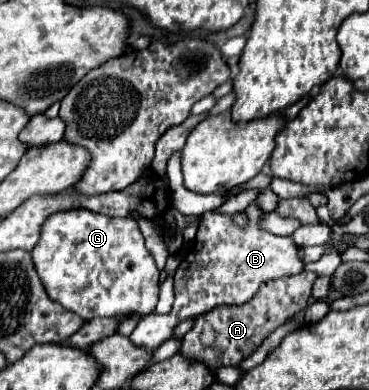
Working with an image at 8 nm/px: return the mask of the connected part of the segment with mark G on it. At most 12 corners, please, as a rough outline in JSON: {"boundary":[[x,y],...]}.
{"boundary":[[55,213],[33,261],[53,301],[149,315],[159,269],[137,221]]}

